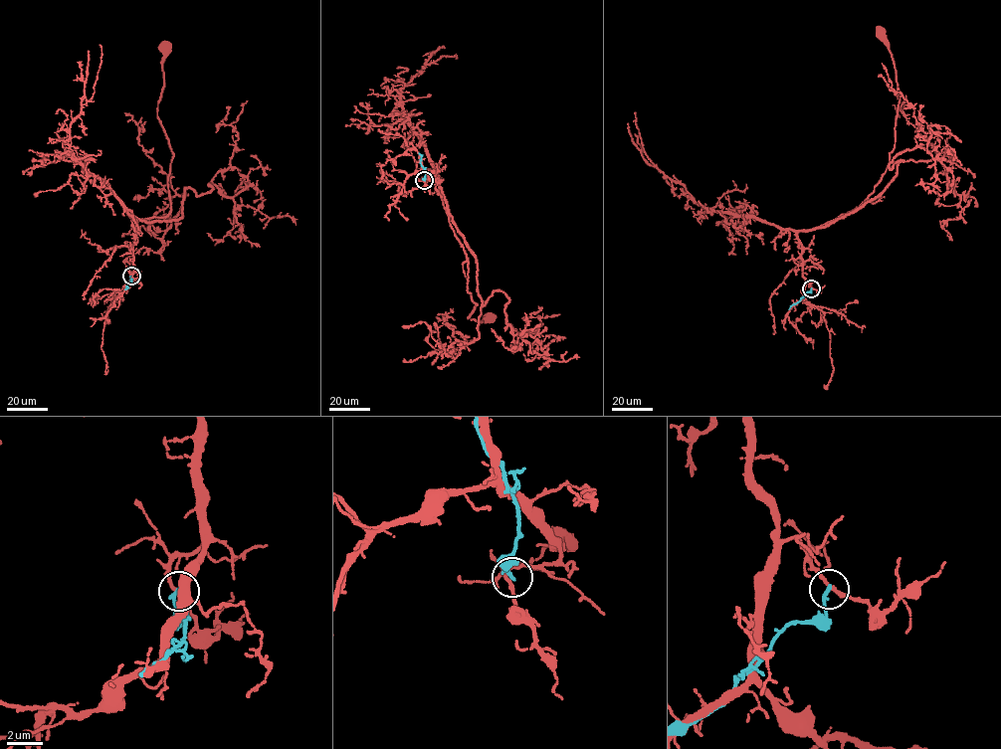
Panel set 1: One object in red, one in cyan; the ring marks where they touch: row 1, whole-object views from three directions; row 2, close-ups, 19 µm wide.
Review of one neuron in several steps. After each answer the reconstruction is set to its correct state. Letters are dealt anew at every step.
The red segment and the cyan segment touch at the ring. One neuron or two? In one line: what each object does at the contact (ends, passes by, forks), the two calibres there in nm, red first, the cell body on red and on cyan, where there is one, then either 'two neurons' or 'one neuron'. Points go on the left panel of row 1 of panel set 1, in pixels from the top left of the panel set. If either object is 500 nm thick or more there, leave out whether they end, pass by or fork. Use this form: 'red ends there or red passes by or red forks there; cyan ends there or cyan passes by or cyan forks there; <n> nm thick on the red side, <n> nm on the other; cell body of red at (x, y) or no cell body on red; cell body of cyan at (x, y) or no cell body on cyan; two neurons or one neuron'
red passes by; cyan ends there; 190 nm thick on the red side, 240 nm on the other; cell body of red at (165, 48); no cell body on cyan; two neurons

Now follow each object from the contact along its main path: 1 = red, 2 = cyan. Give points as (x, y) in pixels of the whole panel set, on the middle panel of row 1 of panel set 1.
1: (424, 180), (441, 181), (443, 207), (467, 258), (467, 288), (477, 304), (468, 318), (490, 316)
2: (424, 180), (419, 152)

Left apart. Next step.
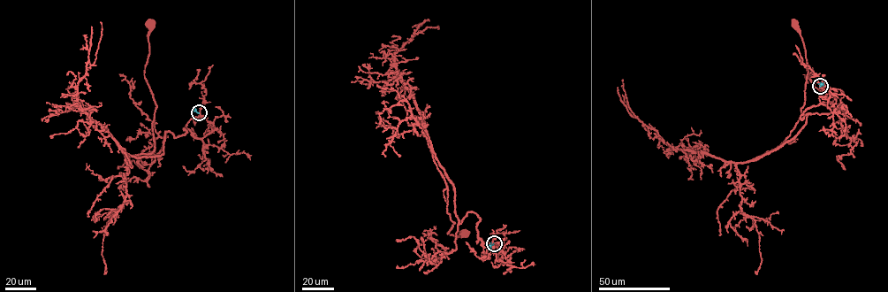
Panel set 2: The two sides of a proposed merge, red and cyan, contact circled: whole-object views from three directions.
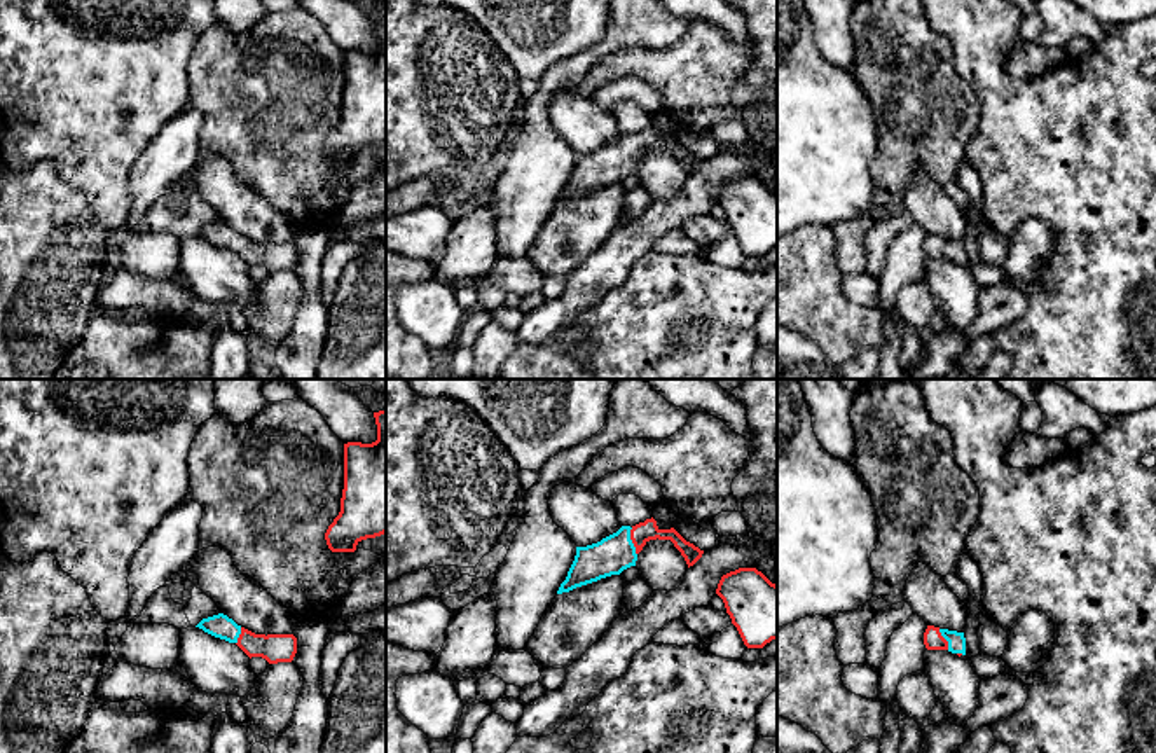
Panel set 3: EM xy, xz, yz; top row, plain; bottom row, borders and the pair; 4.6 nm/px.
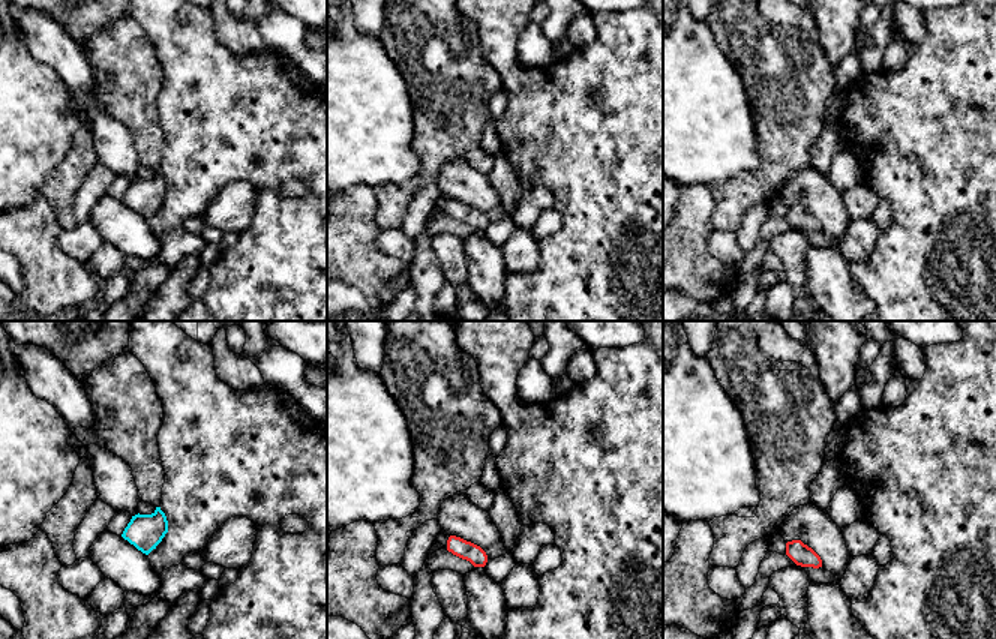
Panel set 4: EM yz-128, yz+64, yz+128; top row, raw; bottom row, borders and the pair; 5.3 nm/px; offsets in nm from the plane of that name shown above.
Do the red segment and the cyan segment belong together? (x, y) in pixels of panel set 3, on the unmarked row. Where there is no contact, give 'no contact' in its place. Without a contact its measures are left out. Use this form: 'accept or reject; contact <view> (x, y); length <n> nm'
accept; contact xz (633, 151); length 130 nm

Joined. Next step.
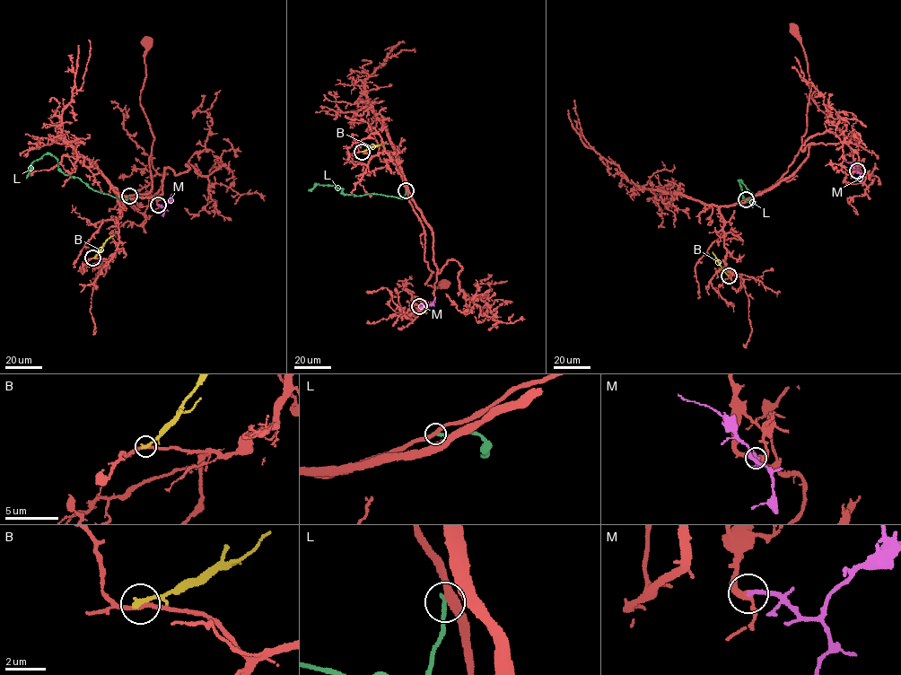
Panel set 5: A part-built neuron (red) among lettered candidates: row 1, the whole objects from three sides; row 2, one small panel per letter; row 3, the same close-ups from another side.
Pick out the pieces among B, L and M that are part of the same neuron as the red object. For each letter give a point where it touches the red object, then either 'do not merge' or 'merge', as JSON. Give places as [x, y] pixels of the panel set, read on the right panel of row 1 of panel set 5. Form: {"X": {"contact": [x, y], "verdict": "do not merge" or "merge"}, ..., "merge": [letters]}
{"B": {"contact": [729, 276], "verdict": "do not merge"}, "L": {"contact": [746, 199], "verdict": "do not merge"}, "M": {"contact": [857, 170], "verdict": "merge"}, "merge": ["M"]}

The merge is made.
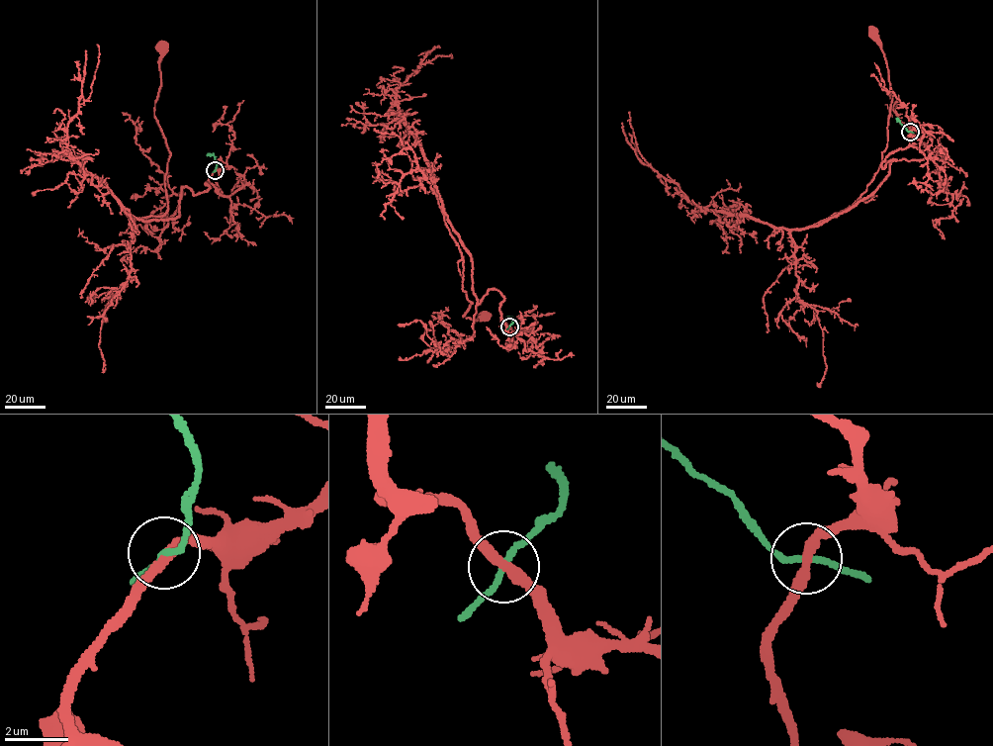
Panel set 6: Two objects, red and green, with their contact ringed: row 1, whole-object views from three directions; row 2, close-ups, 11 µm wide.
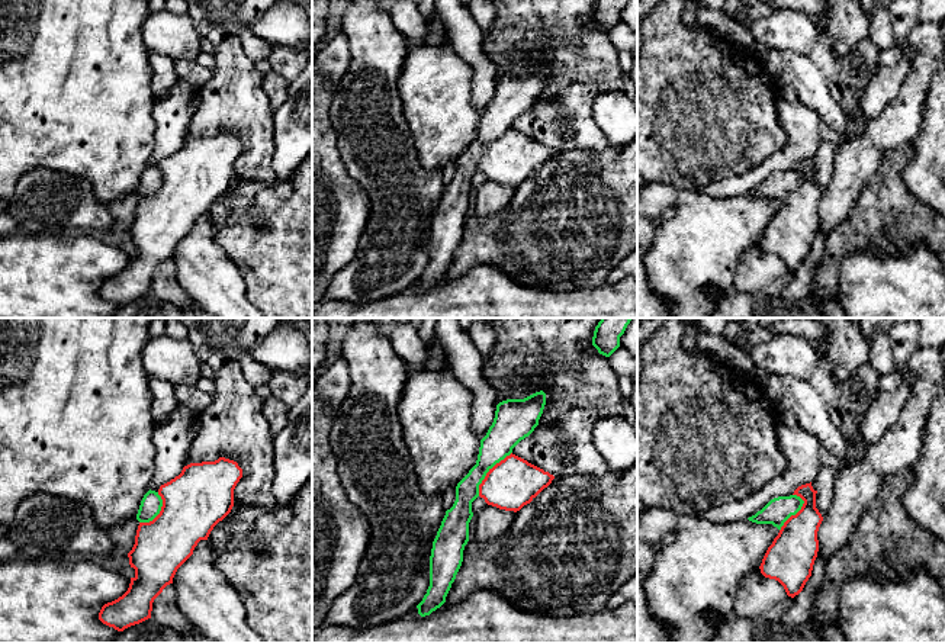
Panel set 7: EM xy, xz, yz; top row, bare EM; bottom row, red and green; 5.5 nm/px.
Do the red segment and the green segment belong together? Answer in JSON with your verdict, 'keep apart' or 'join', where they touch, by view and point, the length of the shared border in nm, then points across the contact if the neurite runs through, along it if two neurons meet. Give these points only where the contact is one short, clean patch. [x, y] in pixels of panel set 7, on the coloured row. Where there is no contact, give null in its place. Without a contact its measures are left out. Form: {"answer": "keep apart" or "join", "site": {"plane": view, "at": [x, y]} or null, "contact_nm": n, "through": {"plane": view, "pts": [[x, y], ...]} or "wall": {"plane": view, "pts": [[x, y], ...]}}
{"answer": "keep apart", "site": {"plane": "xz", "at": [488, 472]}, "contact_nm": 320, "wall": {"plane": "xz", "pts": [[511, 452], [487, 473], [479, 485], [478, 495]]}}

